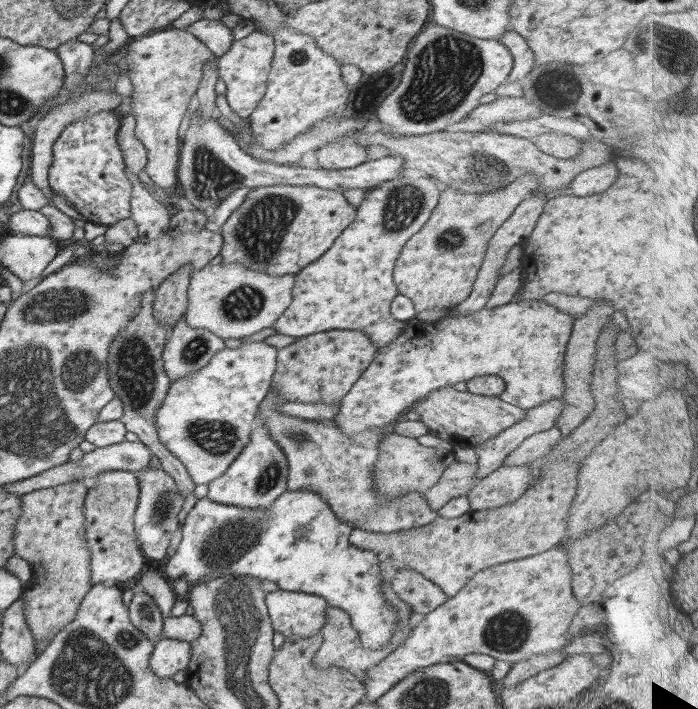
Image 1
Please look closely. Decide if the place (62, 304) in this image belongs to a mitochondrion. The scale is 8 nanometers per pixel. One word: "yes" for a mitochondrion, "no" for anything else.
yes

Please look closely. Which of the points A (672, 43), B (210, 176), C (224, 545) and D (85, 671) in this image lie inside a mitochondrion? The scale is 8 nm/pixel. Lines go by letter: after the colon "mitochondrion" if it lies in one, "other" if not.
A: mitochondrion
B: mitochondrion
C: mitochondrion
D: mitochondrion

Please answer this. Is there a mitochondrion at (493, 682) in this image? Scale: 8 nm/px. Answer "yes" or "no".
no

